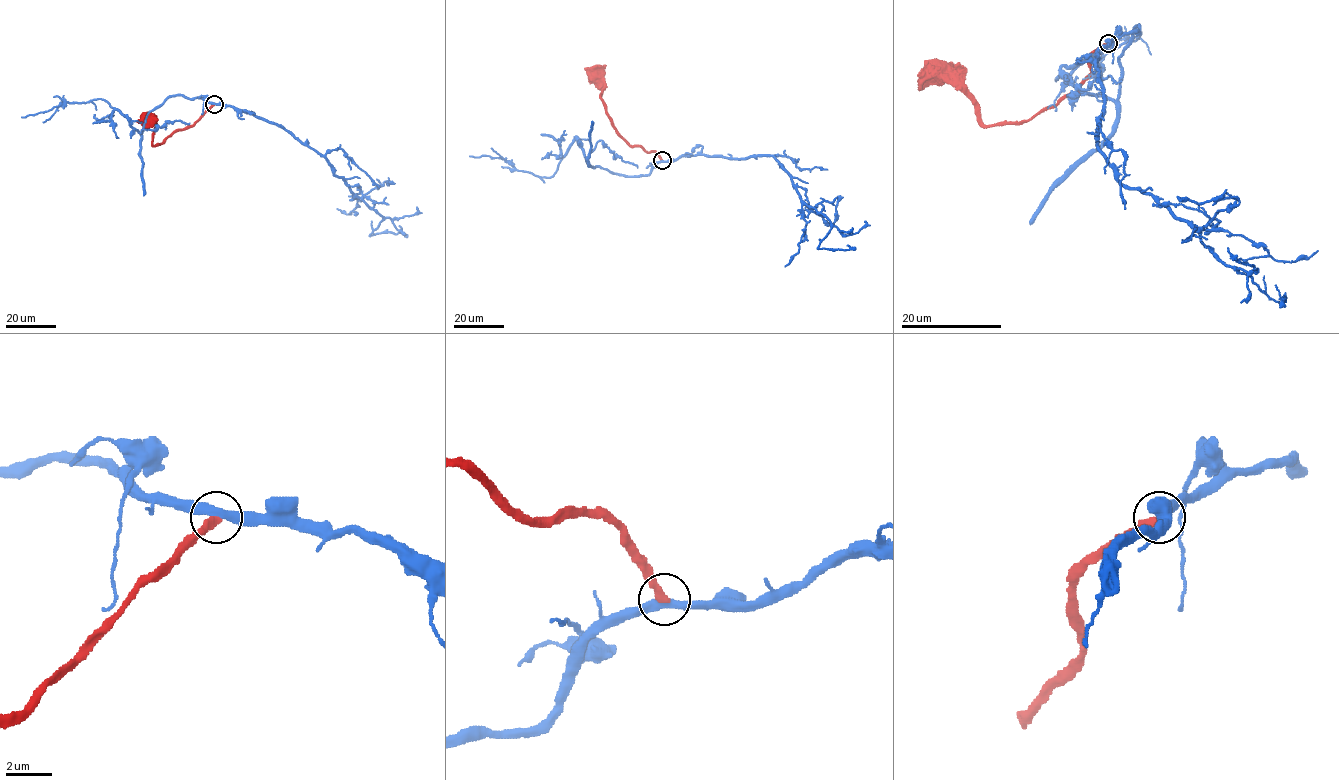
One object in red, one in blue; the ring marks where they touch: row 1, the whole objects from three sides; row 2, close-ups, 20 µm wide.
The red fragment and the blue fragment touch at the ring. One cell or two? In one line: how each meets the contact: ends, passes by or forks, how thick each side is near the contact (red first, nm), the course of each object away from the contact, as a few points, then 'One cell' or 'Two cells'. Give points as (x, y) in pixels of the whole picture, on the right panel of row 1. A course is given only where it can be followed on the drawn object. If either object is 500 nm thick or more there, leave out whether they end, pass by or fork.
At the ring red ends. At the ring blue passes by. Thickness 380 nm (red) against 400 nm. Course of red: (1107, 43), (1090, 56), (1091, 73), (1077, 93), (1066, 94), (1026, 121), (985, 125), (975, 104), (933, 70). Course of blue: (1107, 43), (1096, 59), (1103, 98), (1098, 149), (1116, 178), (1185, 219), (1212, 253), (1282, 303), (1276, 285). Two cells

